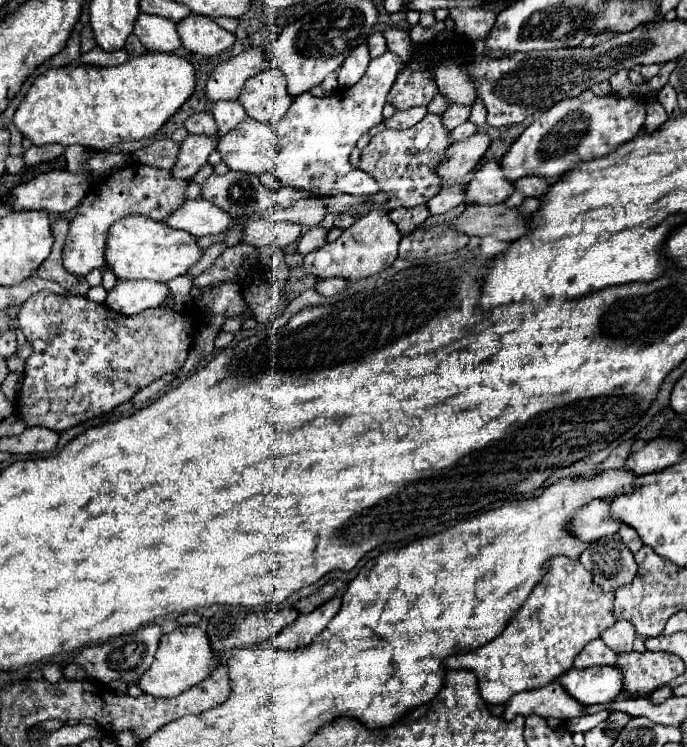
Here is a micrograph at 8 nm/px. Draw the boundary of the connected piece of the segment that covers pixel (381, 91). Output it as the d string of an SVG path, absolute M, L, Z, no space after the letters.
M386 52L380 58L370 60L370 66L360 82L344 90L342 96L316 98L312 94L300 94L278 124L262 124L254 118L246 118L240 126L236 126L236 130L230 130L220 138L218 152L222 162L230 170L246 174L260 176L268 172L280 180L282 186L296 186L316 194L346 192L364 196L380 192L380 186L368 174L358 174L350 166L348 156L362 134L384 122L382 108L402 66L400 56Z

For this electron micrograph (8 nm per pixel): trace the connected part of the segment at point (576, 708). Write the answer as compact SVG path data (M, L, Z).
M552 682L544 688L532 690L532 692L520 692L514 694L506 702L506 712L504 718L512 720L514 716L532 716L538 714L542 718L560 718L560 720L570 720L576 716L586 714L586 706L578 704L564 688L560 682Z

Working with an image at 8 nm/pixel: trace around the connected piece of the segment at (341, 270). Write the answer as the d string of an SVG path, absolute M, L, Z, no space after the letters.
M370 210L366 216L356 220L350 228L342 232L336 242L324 244L322 248L304 256L304 270L316 278L332 278L342 276L348 280L368 278L372 274L388 268L398 256L398 244L402 234L396 230L396 224L388 218L386 210Z

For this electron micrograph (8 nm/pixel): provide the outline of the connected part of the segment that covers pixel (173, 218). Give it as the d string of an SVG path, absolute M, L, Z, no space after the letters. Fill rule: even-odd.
M200 198L200 200L186 200L164 222L172 228L186 230L186 232L194 234L198 238L204 236L204 234L226 232L232 226L234 218L228 212L212 206L212 202Z

